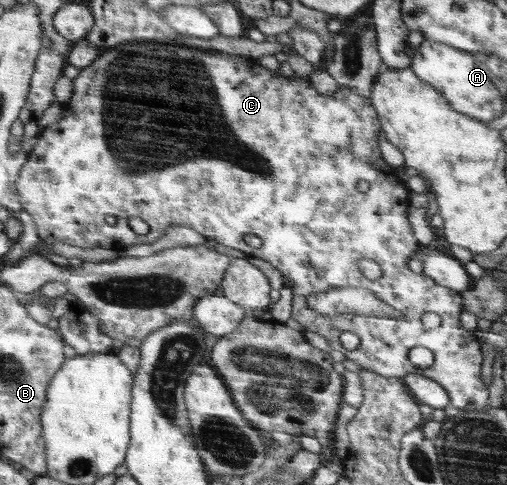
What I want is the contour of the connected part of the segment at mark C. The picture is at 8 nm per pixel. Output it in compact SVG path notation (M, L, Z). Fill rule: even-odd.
M133 42L127 44L120 43L117 48L113 47L109 51L100 54L89 66L80 69L79 74L73 80L73 92L67 102L60 103L63 116L55 124L40 130L35 146L27 153L26 166L22 172L16 186L21 196L22 210L28 212L37 226L40 241L49 244L63 243L77 246L83 249L104 248L117 252L127 247L139 246L141 244L153 244L161 236L165 236L167 228L173 224L187 225L195 232L203 234L207 239L213 239L216 243L231 247L245 253L247 256L255 256L269 262L275 267L283 277L293 281L293 310L291 318L302 325L304 330L309 330L320 334L325 340L329 341L332 350L339 351L344 357L359 364L361 369L378 373L385 377L405 377L406 375L417 374L431 378L439 382L443 389L450 395L449 411L453 412L456 408L460 409L483 409L491 408L490 389L487 380L483 380L483 343L479 342L479 331L465 330L461 326L461 314L467 312L463 308L462 292L447 289L443 285L437 284L429 276L422 273L415 273L409 270L409 260L415 255L418 242L413 236L413 229L407 218L408 208L415 208L412 198L415 192L401 182L400 170L391 167L381 157L379 149L379 132L382 130L381 120L377 110L373 107L370 100L353 89L340 87L333 94L319 93L310 81L308 76L293 75L285 78L277 71L263 68L258 63L258 59L246 56L235 56L232 54L220 53L211 50L199 50L199 48L185 48L179 44L159 44L159 42ZM139 216L149 224L149 232L145 236L135 234L129 227L129 218ZM247 234L255 234L262 241L261 248L251 248L244 241ZM362 259L375 261L383 271L383 276L379 280L368 280L359 270L359 262ZM343 287L362 287L372 290L377 299L384 304L391 306L399 312L395 318L355 318L355 316L325 316L311 309L307 304L307 297L319 295L331 289ZM426 312L435 312L441 317L441 324L437 328L428 329L423 326L421 318ZM343 332L354 332L359 336L360 344L355 350L347 350L341 345L339 336ZM415 346L424 346L433 351L434 361L429 368L415 368L409 362L408 354Z

